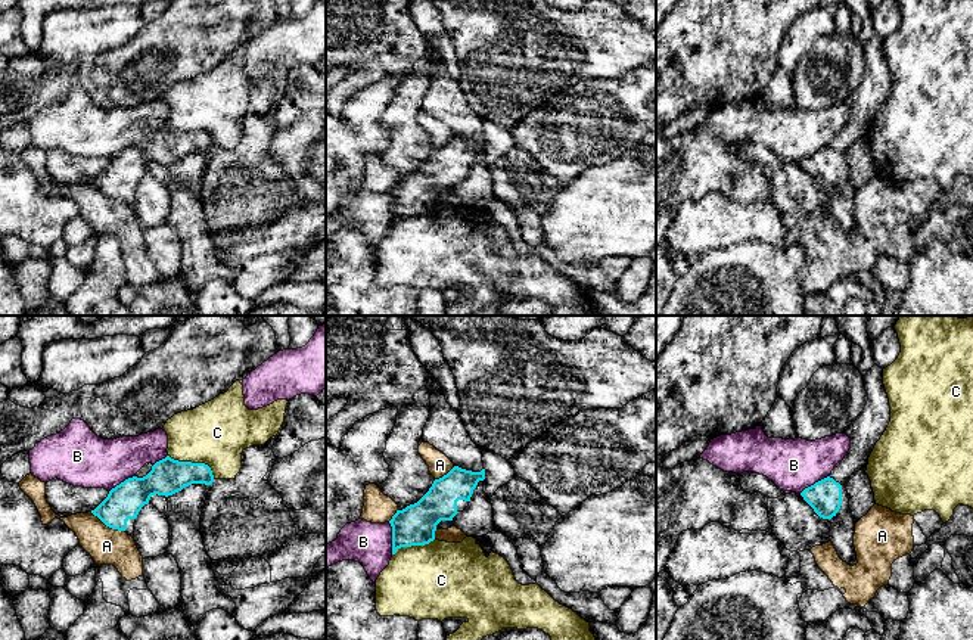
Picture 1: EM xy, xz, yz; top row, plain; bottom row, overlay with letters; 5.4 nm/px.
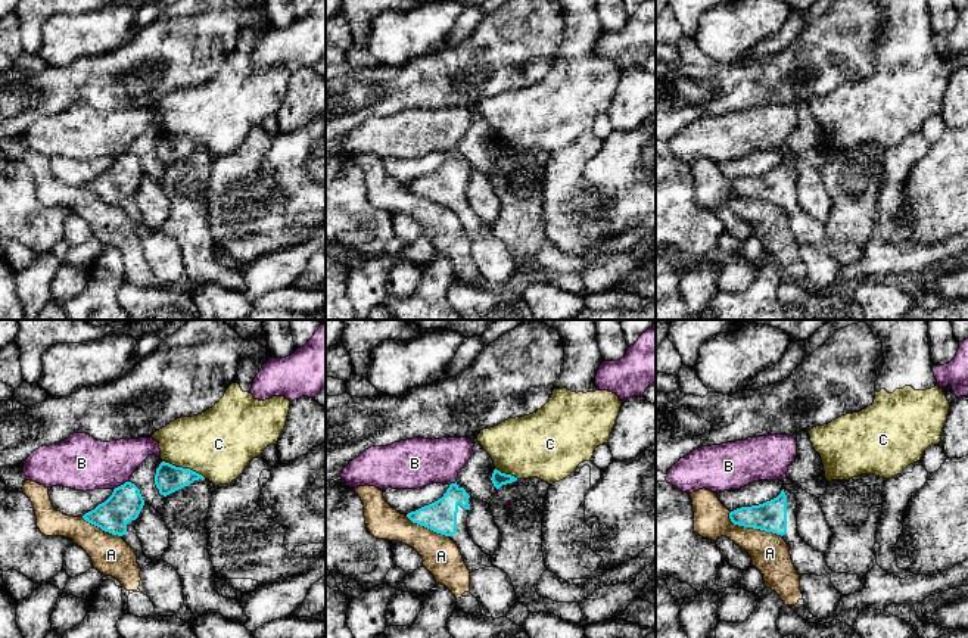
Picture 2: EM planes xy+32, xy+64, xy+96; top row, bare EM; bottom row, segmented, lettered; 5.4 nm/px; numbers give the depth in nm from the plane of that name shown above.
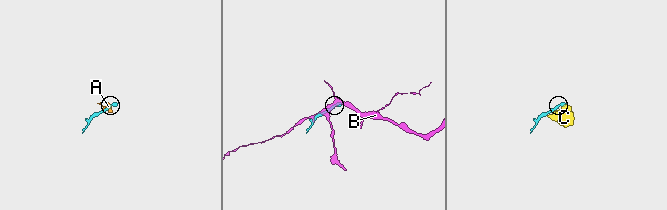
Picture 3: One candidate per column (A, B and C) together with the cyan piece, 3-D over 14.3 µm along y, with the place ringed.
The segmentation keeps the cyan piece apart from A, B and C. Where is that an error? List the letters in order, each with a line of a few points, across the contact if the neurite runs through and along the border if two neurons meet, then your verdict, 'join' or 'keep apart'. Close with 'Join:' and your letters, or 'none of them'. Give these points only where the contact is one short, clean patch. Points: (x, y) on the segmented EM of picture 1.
A: keep apart
B: keep apart
C: keep apart
Join: none of them

